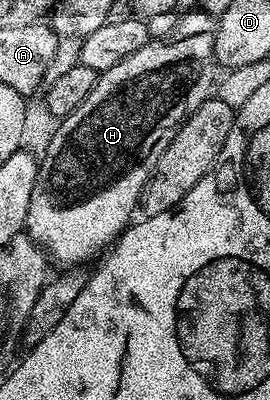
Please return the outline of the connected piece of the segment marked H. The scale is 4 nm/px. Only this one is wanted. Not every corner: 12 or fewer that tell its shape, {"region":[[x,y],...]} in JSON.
{"region":[[211,33],[149,41],[59,119],[26,233],[107,251],[184,119]]}

